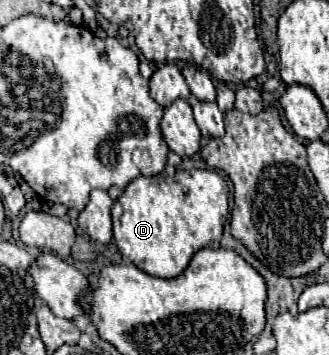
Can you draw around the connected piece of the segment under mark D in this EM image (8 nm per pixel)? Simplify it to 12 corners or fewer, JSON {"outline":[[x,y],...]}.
{"outline":[[138,177],[112,205],[114,243],[178,277],[220,241],[226,179]]}

